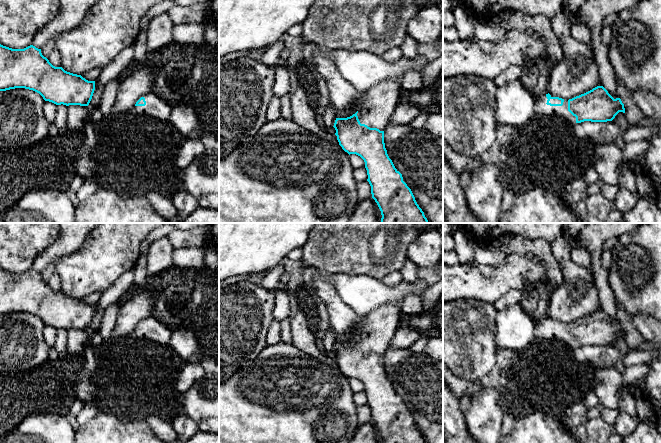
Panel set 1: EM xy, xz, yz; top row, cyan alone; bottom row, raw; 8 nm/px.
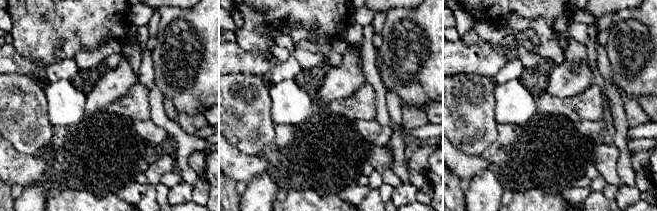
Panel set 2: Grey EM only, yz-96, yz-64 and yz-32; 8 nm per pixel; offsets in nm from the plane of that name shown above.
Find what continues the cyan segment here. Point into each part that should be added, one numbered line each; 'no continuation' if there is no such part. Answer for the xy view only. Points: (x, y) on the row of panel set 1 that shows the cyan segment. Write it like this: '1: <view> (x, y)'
1: xy (156, 107)

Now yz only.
1: yz (541, 108)

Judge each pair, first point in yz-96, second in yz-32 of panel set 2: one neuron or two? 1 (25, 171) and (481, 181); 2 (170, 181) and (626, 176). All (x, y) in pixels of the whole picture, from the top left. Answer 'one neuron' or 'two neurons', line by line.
1: two neurons
2: two neurons

